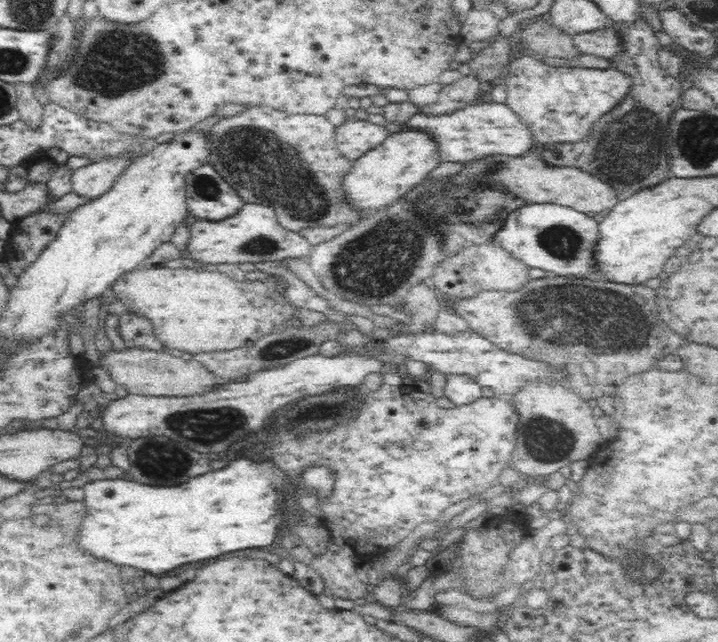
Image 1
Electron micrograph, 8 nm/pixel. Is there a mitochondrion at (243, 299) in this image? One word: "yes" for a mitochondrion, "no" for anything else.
no

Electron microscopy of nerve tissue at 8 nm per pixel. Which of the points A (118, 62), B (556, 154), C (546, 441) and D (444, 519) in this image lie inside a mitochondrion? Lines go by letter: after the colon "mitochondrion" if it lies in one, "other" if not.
A: mitochondrion
B: other
C: mitochondrion
D: other

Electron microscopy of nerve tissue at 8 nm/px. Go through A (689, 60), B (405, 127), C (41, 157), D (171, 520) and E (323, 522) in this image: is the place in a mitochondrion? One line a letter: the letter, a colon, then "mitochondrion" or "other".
A: other
B: other
C: other
D: other
E: other

